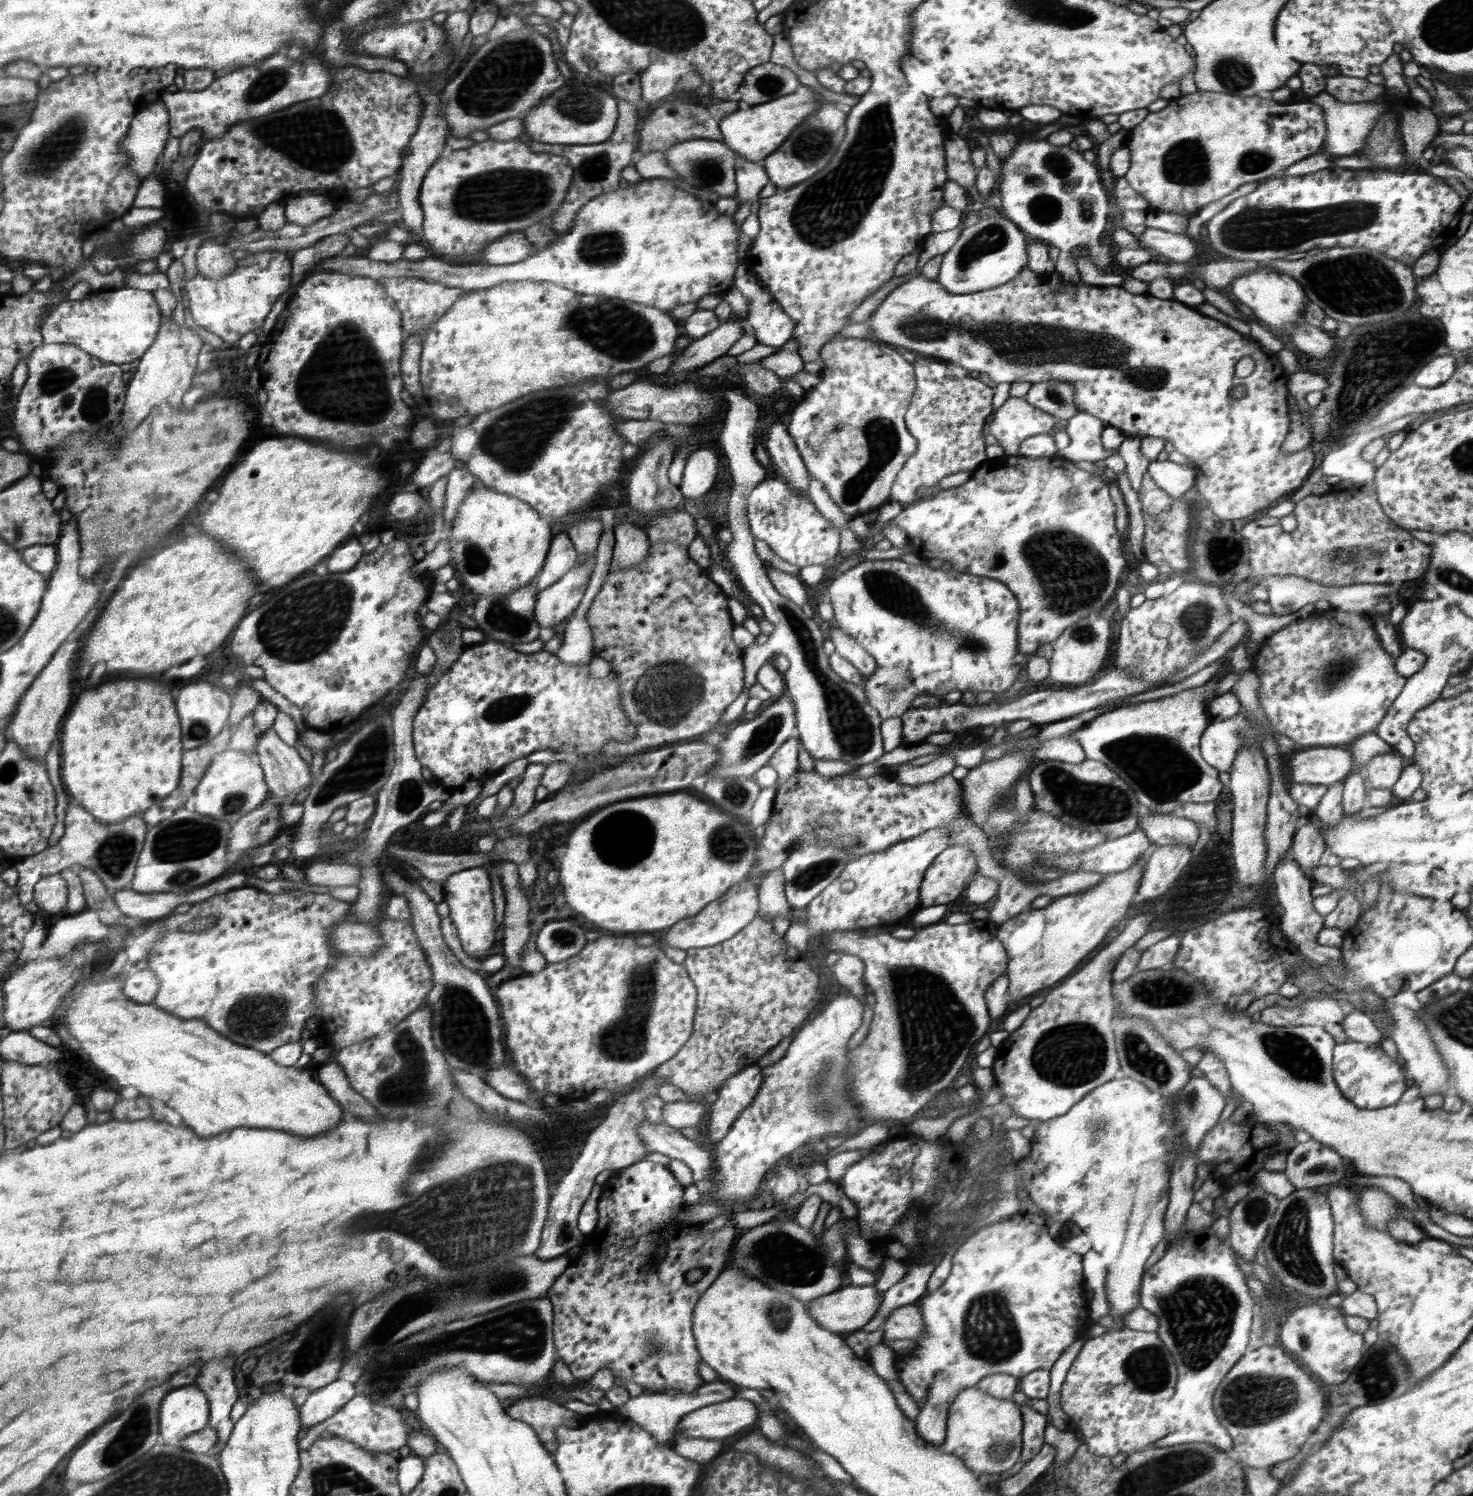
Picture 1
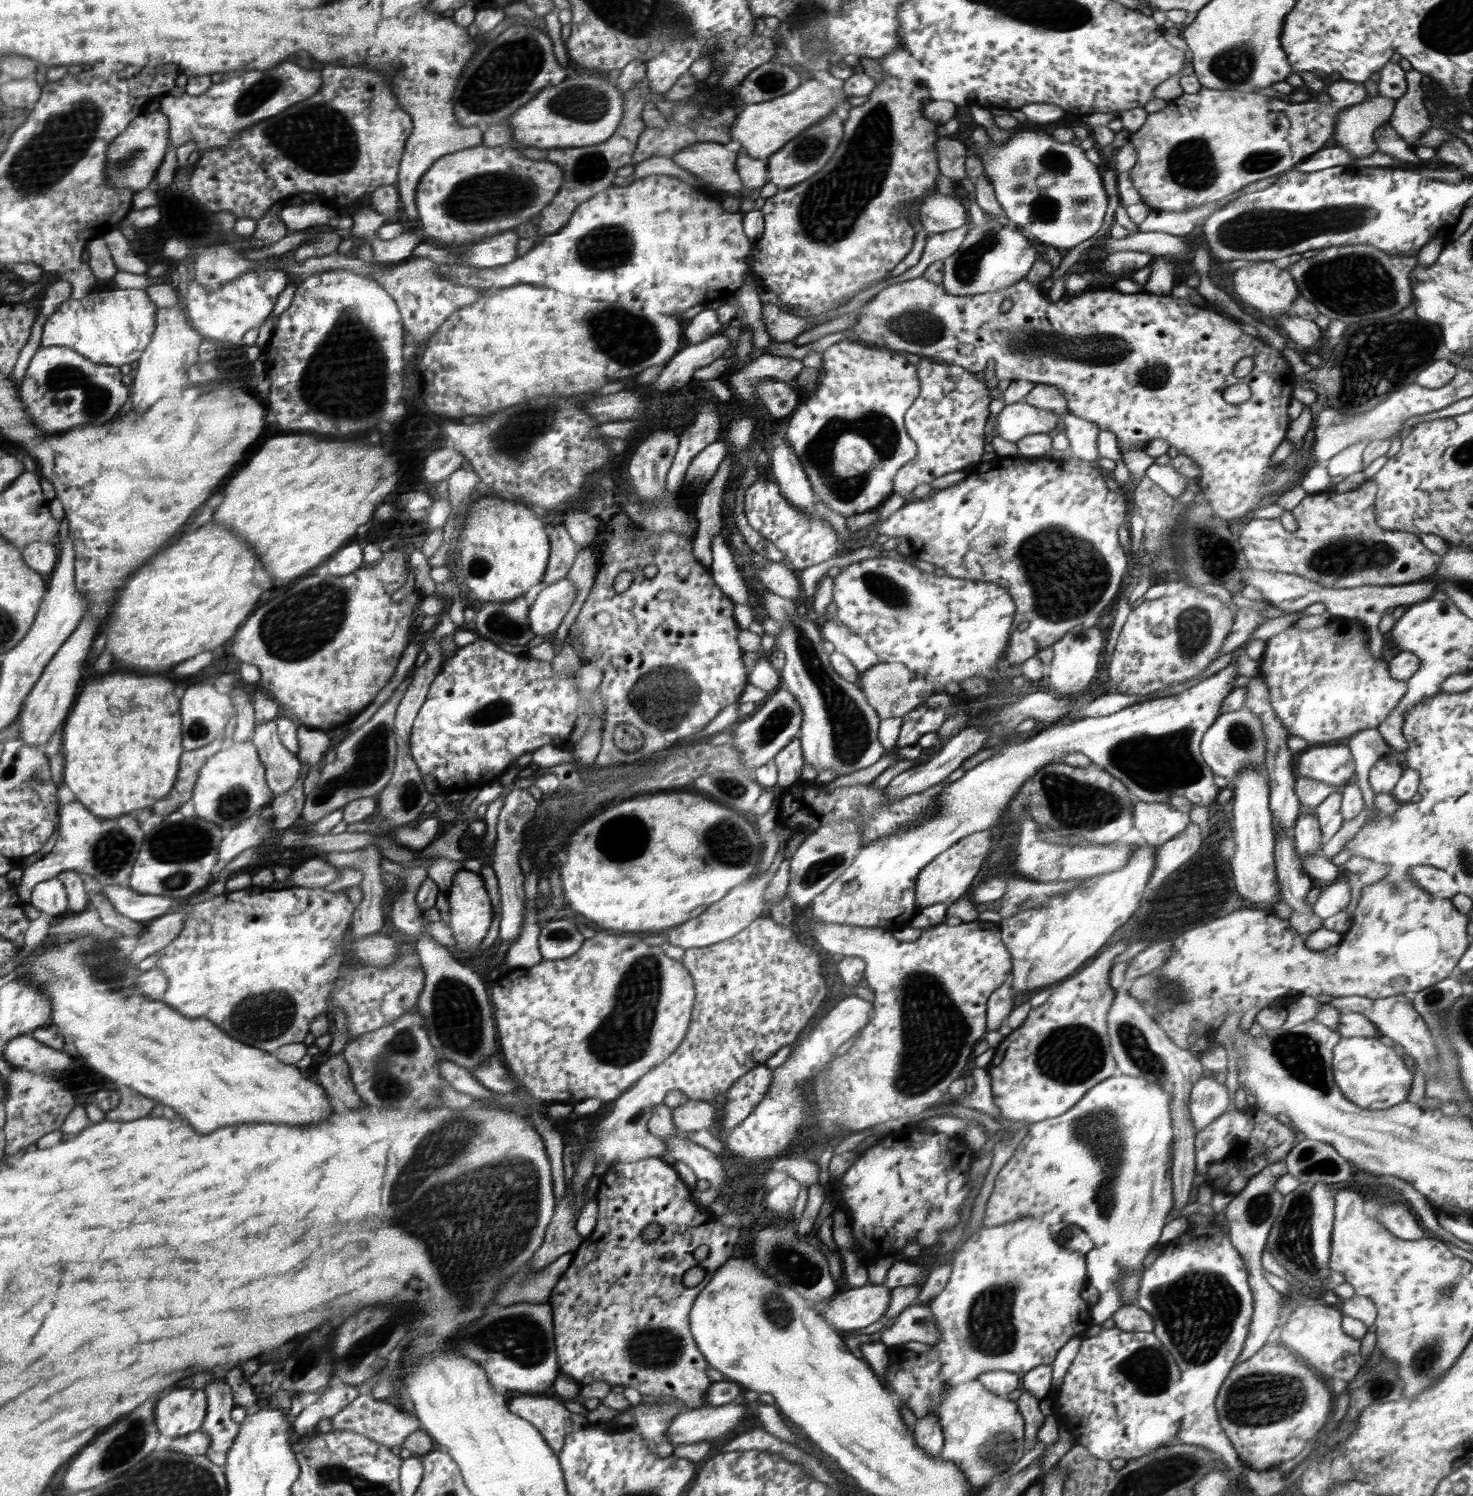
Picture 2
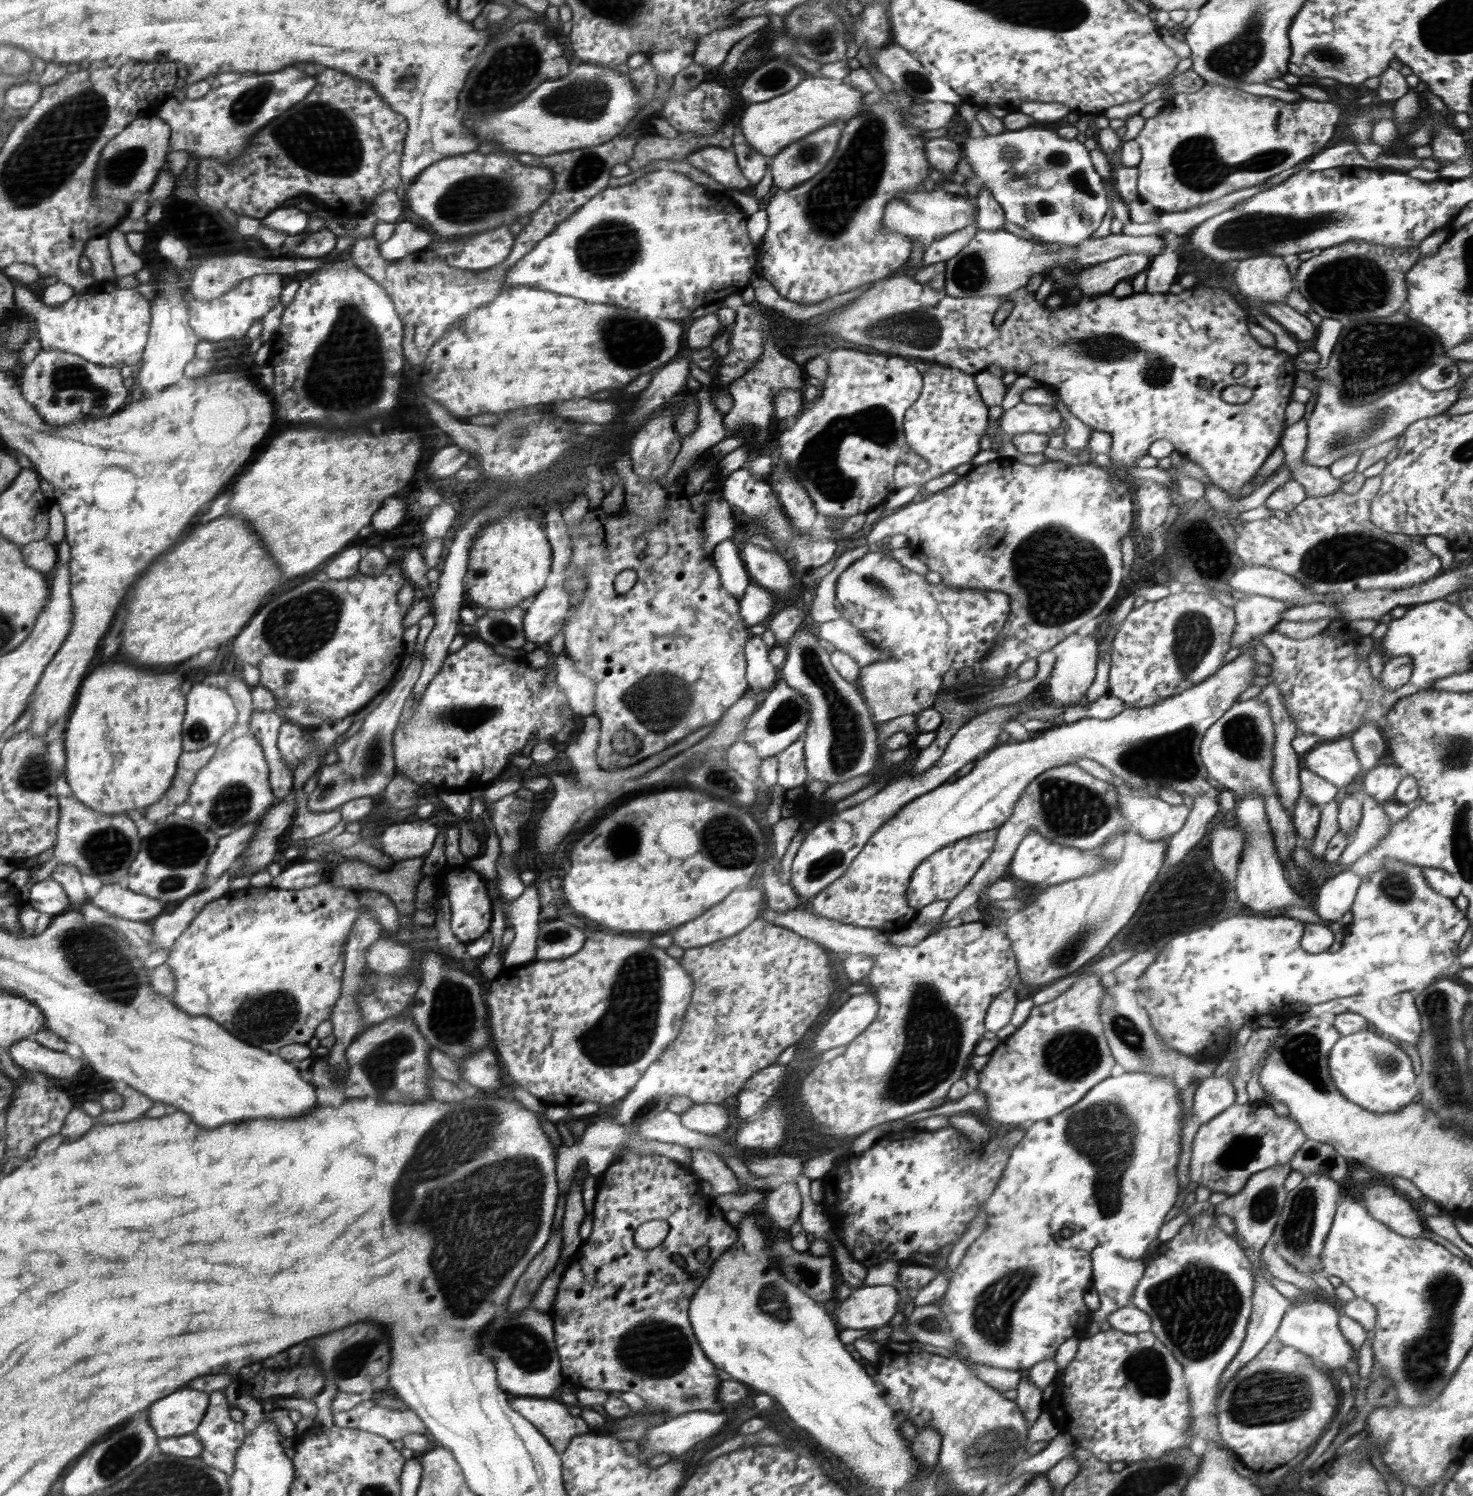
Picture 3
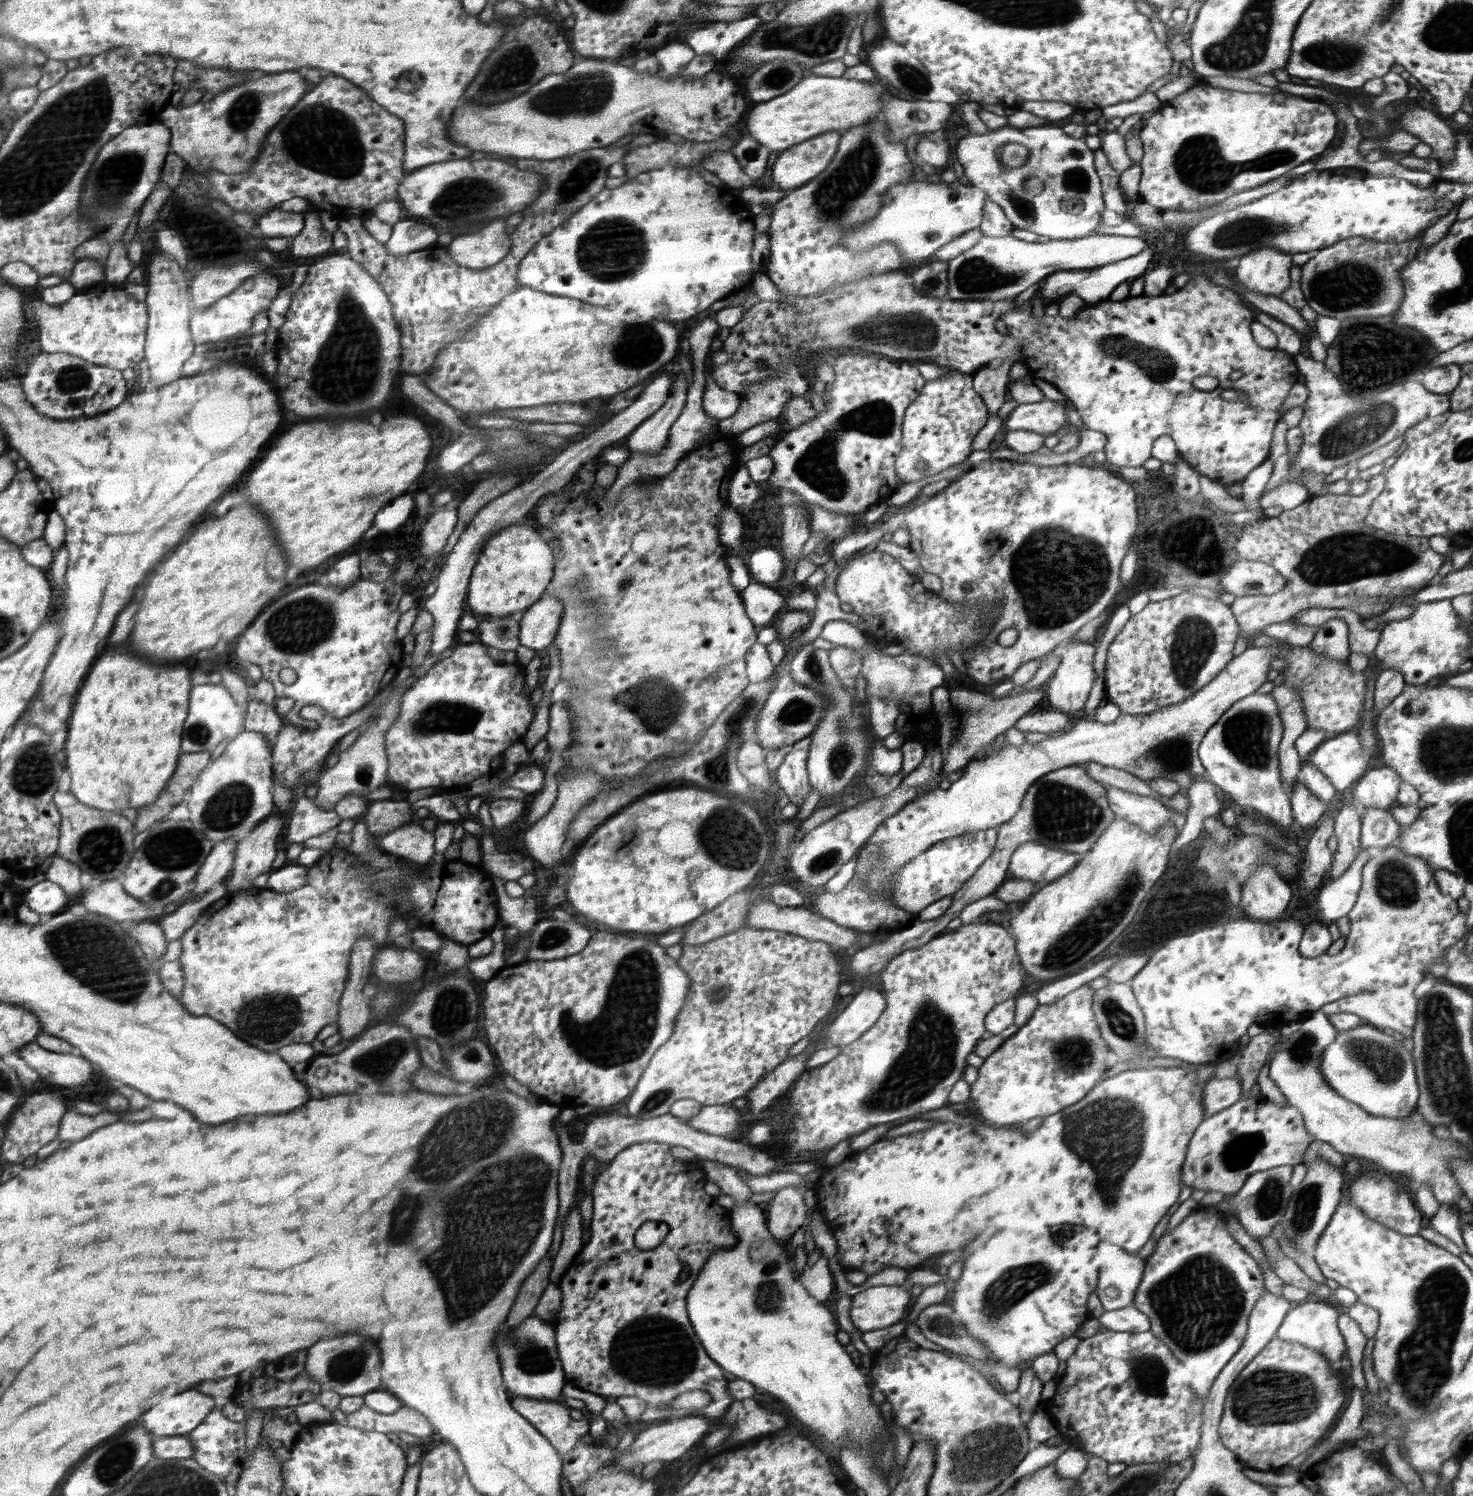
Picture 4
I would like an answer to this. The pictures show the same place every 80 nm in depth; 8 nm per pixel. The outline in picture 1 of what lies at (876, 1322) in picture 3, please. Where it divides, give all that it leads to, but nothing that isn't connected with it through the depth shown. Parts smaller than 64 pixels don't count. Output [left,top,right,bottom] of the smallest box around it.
[808,1285,883,1332]

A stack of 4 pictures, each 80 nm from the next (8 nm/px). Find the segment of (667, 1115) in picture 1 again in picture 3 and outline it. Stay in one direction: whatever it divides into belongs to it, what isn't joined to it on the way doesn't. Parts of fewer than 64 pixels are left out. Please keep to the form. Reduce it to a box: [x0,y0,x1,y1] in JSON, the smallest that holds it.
[681,1103,730,1135]

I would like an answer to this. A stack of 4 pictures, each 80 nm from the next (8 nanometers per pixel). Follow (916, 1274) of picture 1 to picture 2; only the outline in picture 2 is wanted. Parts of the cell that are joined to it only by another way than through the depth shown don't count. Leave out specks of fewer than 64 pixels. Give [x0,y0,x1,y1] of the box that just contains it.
[846,1282,924,1339]

